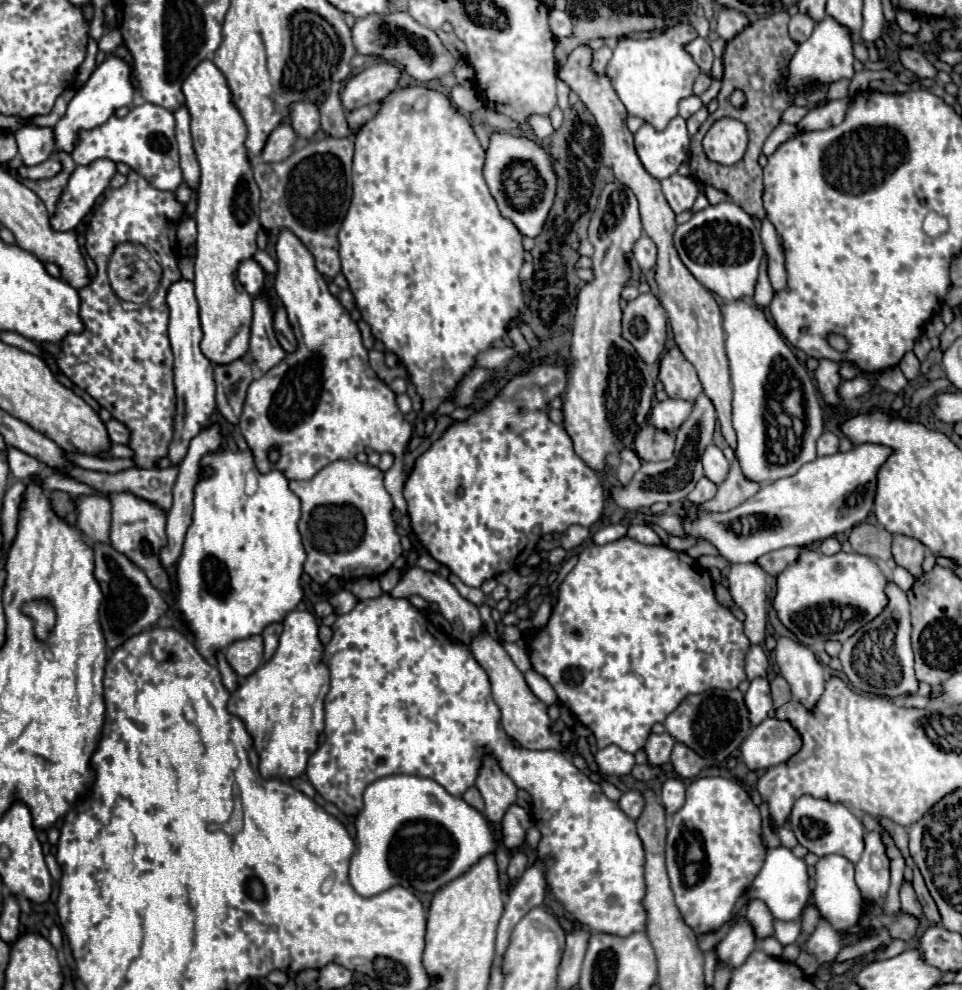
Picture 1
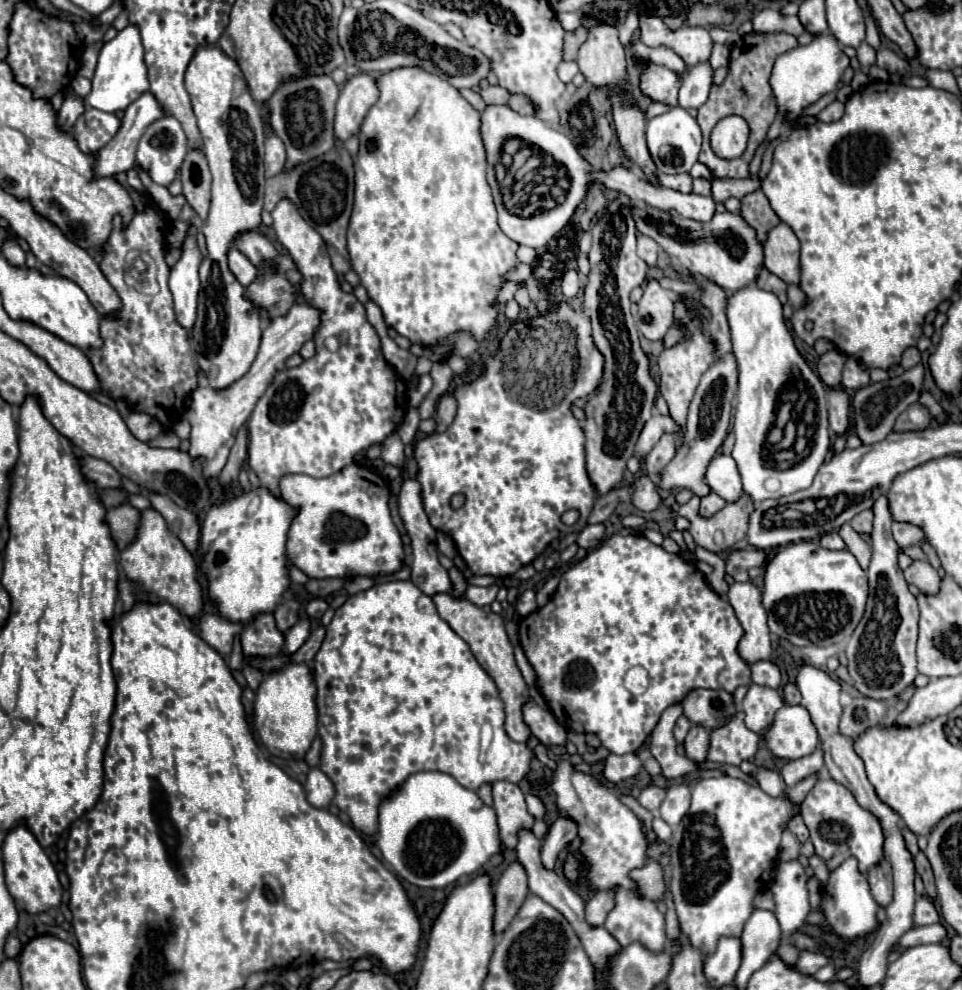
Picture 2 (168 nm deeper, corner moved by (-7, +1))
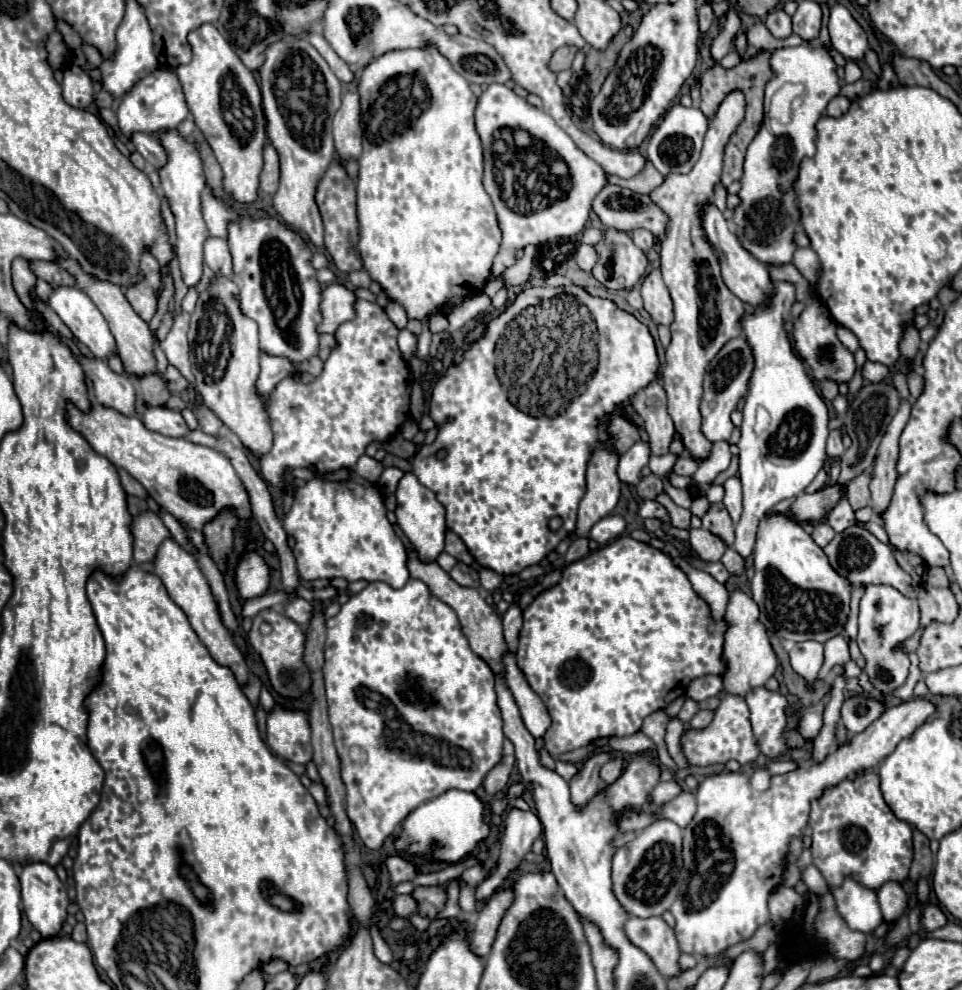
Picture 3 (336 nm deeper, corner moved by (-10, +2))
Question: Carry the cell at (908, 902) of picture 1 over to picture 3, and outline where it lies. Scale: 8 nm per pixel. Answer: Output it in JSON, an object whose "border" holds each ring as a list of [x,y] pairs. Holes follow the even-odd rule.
{"border":[[[934,904],[924,906],[924,910],[922,910],[922,926],[926,930],[936,930],[936,928],[940,928],[944,924],[946,924],[946,916],[938,906],[934,906]]]}

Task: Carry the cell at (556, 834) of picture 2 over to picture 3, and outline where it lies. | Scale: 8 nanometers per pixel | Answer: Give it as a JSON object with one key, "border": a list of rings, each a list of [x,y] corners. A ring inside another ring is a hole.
{"border":[[[592,754],[590,760],[584,764],[584,768],[570,780],[570,794],[572,794],[572,804],[582,810],[598,792],[598,772],[604,762],[608,762],[612,754]]]}

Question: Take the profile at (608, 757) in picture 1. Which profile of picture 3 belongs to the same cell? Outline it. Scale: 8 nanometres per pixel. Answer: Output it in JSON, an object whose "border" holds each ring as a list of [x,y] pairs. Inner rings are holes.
{"border":[[[612,758],[608,760],[602,768],[600,768],[600,778],[604,784],[614,784],[614,780],[618,780],[618,776],[624,772],[624,762],[622,758]]]}

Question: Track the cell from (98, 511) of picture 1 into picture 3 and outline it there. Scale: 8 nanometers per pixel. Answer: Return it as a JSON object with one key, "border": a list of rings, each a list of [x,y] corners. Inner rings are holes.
{"border":[[[150,510],[138,514],[132,520],[130,532],[134,536],[132,548],[134,548],[134,562],[136,564],[148,564],[154,558],[156,548],[162,544],[162,540],[170,538],[170,532],[166,530],[166,526],[158,518],[158,514],[154,514]]]}

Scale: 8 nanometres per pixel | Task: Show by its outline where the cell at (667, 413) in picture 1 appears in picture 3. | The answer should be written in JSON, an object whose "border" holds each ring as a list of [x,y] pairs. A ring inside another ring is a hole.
{"border":[[[638,440],[628,452],[620,456],[620,466],[618,466],[618,476],[626,484],[638,484],[640,480],[640,470],[648,464],[650,458],[650,444]]]}

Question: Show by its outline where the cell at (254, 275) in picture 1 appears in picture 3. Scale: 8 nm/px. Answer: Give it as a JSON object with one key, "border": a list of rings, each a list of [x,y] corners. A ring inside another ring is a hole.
{"border":[[[208,238],[204,242],[204,262],[214,272],[222,272],[228,278],[234,276],[232,260],[230,260],[230,248],[228,248],[226,240],[222,240],[222,238]]]}

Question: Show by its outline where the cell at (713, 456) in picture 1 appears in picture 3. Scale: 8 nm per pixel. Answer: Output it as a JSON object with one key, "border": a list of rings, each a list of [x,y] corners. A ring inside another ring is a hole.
{"border":[[[732,476],[732,478],[726,478],[722,486],[724,486],[724,506],[736,524],[742,514],[742,484],[738,476]]]}

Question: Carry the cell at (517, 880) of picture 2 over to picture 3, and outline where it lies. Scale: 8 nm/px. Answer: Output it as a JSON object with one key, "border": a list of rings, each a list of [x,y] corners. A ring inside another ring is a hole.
{"border":[[[508,886],[504,890],[498,890],[492,898],[488,898],[486,906],[480,910],[478,920],[474,922],[470,948],[478,956],[488,956],[490,948],[494,944],[494,936],[498,932],[498,924],[502,922],[502,916],[514,902],[514,886]]]}

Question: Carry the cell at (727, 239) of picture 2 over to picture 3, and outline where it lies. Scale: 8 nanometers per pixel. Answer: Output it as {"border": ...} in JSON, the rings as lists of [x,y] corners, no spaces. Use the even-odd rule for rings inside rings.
{"border":[[[604,186],[604,190],[594,198],[592,210],[606,228],[626,232],[646,228],[656,238],[662,238],[668,228],[668,216],[650,200],[648,194],[636,194],[622,186]]]}

